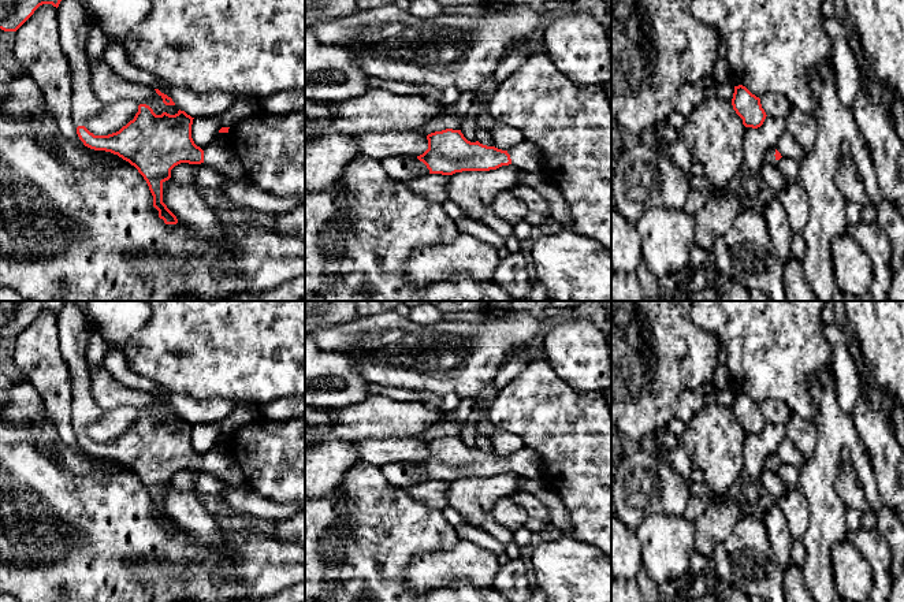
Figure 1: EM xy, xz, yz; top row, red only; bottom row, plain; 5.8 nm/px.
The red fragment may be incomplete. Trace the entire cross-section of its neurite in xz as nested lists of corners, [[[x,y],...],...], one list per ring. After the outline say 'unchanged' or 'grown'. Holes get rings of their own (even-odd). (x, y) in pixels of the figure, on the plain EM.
[[[446,435],[427,442],[428,456],[417,462],[429,480],[453,482],[462,477],[490,477],[513,471],[522,477],[543,477],[544,464],[542,456],[524,446],[502,457],[487,453],[479,447],[468,447],[461,436]]]; grown

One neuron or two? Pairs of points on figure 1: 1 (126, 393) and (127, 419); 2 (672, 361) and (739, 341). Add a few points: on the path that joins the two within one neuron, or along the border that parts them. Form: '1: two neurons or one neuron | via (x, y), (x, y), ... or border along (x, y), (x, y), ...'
1: two neurons | border along (138, 411), (130, 407), (115, 407), (104, 412)
2: two neurons | border along (696, 324), (711, 331), (720, 346)

